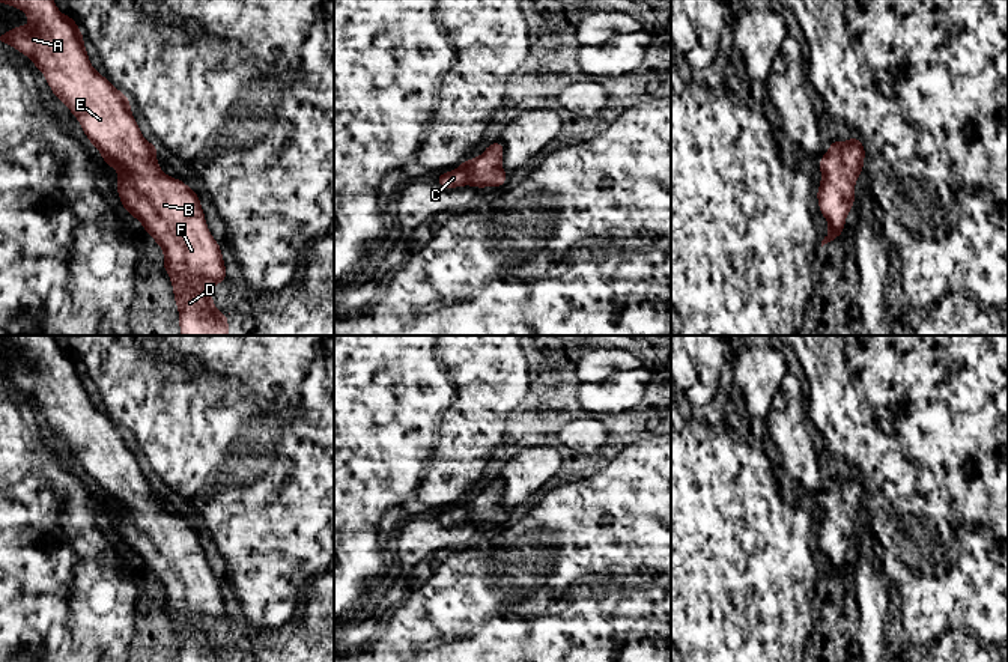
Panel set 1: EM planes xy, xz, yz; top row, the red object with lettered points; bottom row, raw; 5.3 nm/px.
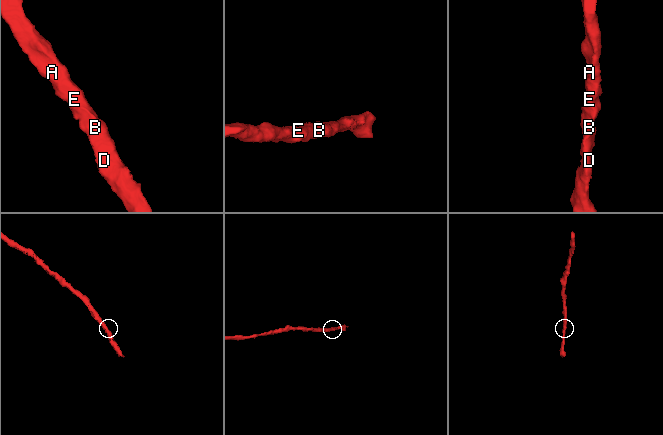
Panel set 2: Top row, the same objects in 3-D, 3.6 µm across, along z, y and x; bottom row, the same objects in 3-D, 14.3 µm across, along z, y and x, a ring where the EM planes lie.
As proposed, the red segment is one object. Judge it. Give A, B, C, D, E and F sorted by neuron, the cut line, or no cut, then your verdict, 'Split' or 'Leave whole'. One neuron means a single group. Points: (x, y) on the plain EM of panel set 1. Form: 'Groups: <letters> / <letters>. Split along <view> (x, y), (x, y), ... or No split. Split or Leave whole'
Groups: A B C D E F. No split. Leave whole

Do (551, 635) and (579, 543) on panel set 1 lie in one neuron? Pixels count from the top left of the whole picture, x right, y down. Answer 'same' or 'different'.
same

